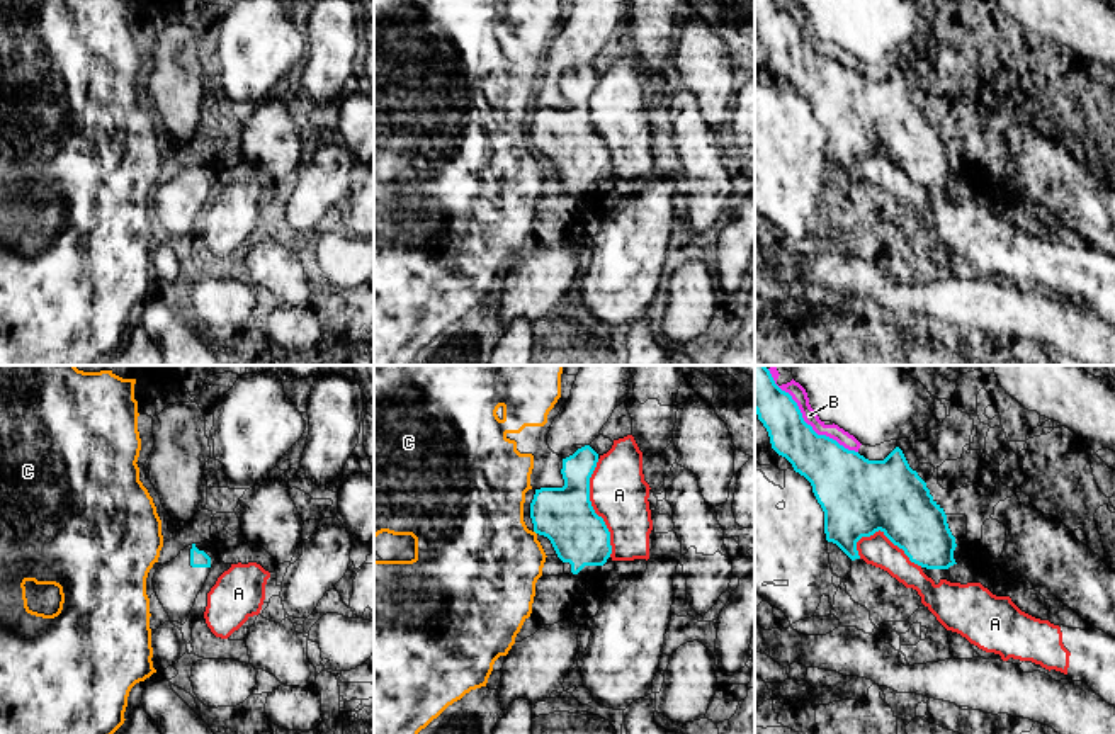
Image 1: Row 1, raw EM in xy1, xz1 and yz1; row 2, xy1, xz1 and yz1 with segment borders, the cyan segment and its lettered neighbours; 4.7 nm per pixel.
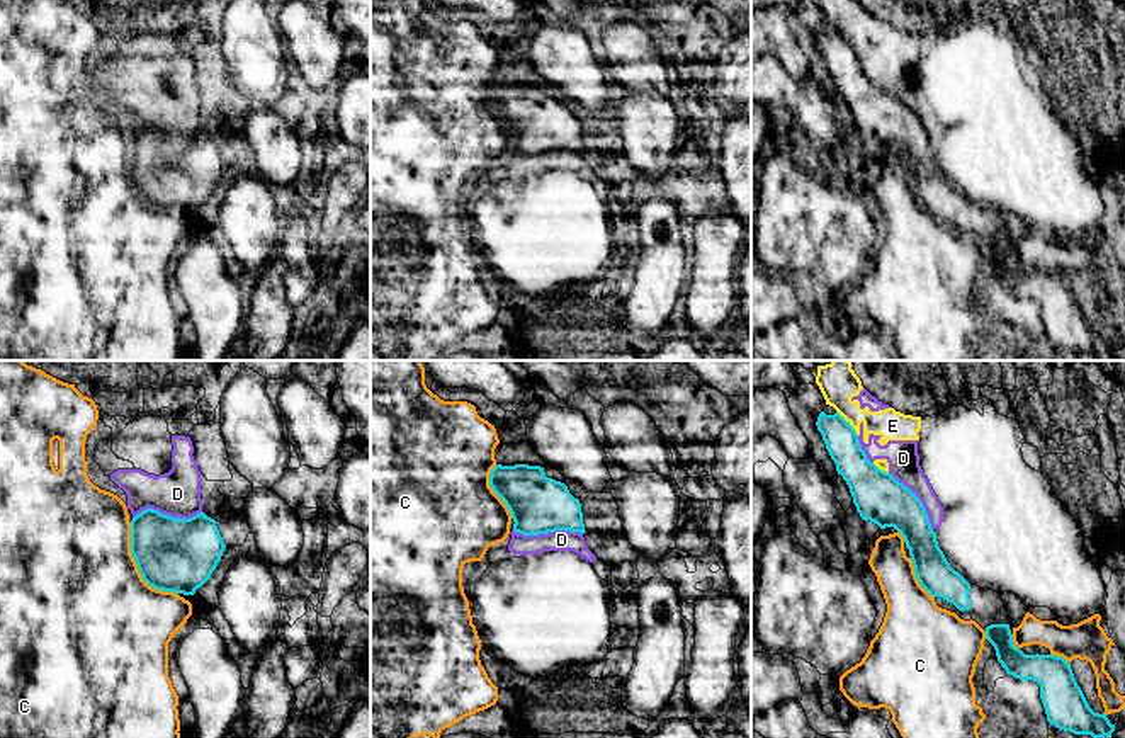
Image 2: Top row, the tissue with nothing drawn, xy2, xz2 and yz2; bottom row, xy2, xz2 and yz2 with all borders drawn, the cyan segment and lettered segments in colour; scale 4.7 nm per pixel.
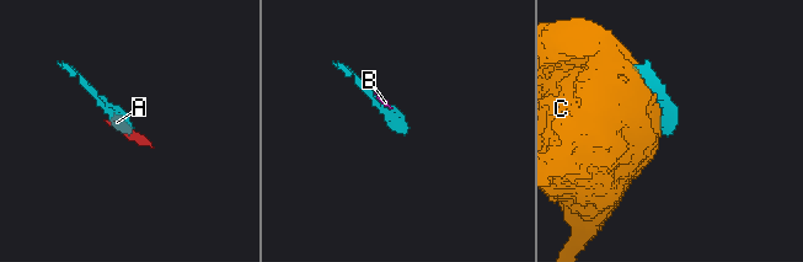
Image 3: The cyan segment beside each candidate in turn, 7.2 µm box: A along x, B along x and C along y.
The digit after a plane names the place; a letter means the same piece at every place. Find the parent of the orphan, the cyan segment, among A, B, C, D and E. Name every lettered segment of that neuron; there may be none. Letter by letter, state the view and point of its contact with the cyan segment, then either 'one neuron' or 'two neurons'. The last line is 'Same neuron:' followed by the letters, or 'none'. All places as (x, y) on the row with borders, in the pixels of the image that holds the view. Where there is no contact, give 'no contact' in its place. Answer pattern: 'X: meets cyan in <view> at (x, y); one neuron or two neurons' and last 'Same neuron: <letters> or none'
A: meets cyan in xz1 at (592, 508); two neurons
B: meets cyan in yz1 at (803, 420); two neurons
C: meets cyan in xy2 at (138, 568); two neurons
D: meets cyan in xy2 at (167, 516); two neurons
E: meets cyan in yz2 at (848, 424); two neurons
Same neuron: none

